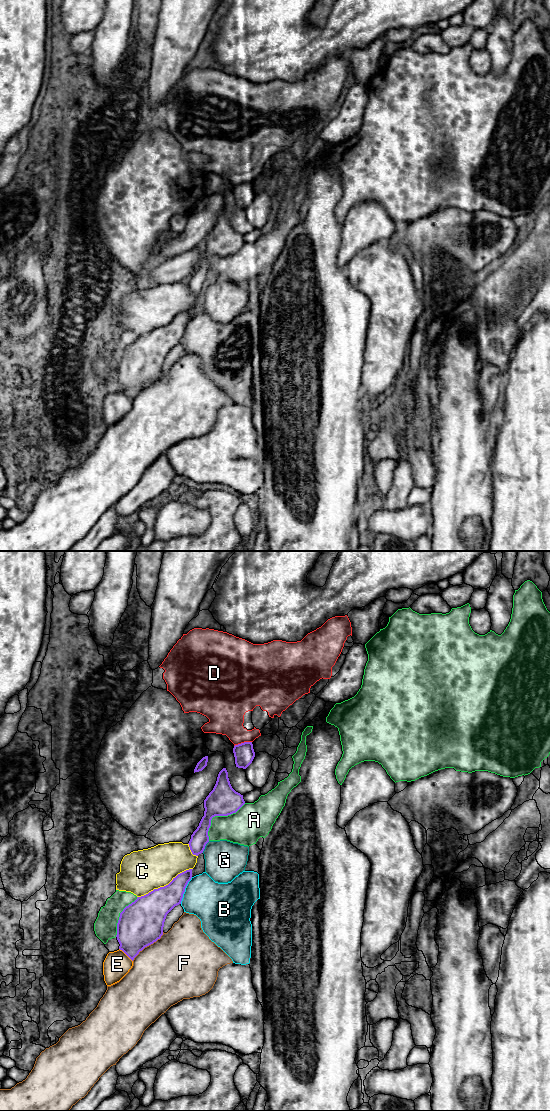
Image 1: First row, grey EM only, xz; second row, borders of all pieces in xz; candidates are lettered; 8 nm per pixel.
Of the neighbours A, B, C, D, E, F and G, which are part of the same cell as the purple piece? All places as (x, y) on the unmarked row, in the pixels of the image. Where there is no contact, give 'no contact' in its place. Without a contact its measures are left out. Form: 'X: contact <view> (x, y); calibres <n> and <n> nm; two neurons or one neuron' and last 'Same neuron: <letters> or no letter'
A: contact xz (217, 255); calibres 240 and 280 nm; two neurons
B: contact xz (184, 330); calibres 220 and 340 nm; two neurons
C: contact xz (164, 326); calibres 280 and 340 nm; two neurons
D: contact xz (242, 183); calibres 160 and 280 nm; two neurons
E: contact xz (126, 394); calibres 340 and 220 nm; two neurons
F: contact xz (148, 385); calibres 360 and 500 nm; two neurons
G: contact xz (204, 287); calibres 140 and 320 nm; two neurons
Same neuron: no letter

